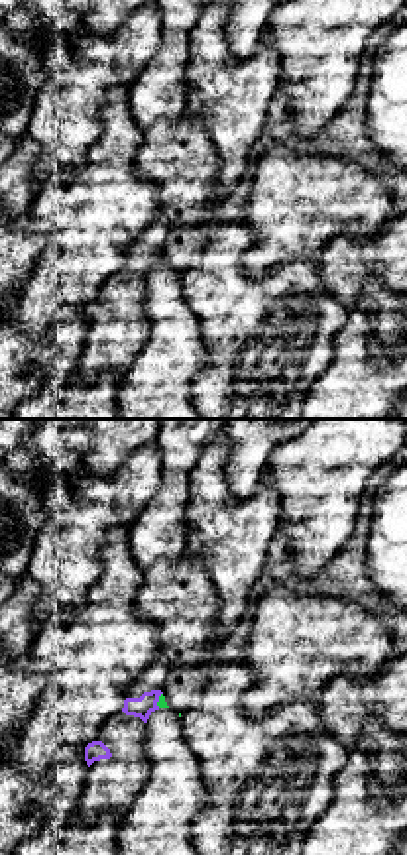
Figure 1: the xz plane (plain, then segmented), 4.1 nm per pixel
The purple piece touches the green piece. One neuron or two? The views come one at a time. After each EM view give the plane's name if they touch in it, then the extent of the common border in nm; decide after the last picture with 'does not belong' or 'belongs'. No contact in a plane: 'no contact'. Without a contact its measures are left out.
xz | 70 nm

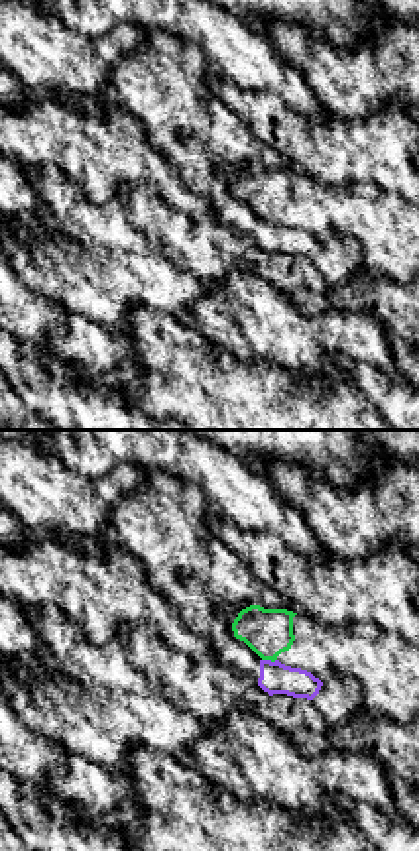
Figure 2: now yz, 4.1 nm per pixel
yz | 60 nm

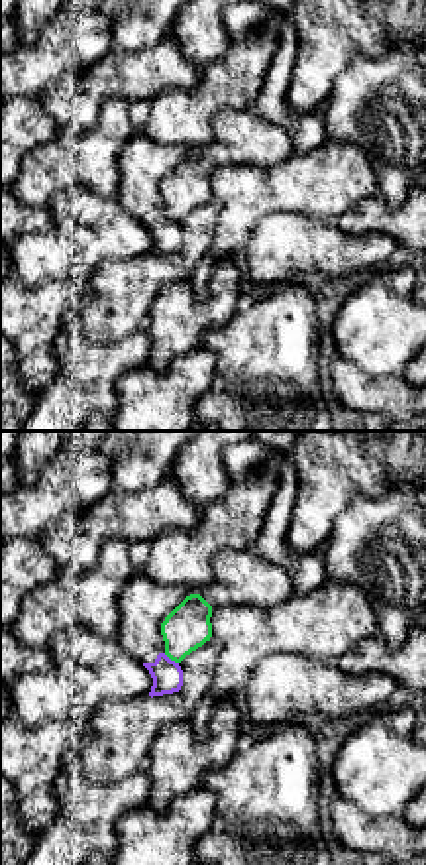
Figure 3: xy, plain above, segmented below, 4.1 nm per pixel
xy | 80 nm

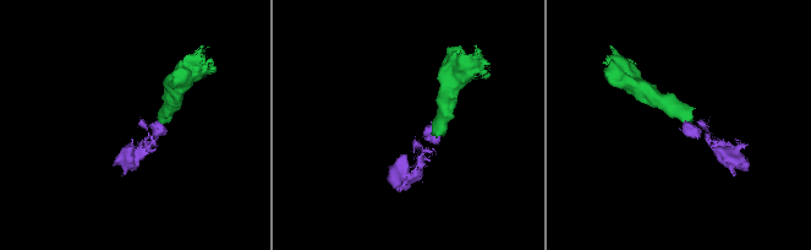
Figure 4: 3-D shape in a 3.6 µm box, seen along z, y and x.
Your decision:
does not belong

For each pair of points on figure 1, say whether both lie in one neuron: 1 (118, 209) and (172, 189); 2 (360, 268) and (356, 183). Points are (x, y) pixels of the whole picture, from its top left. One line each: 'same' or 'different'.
1: different
2: different

